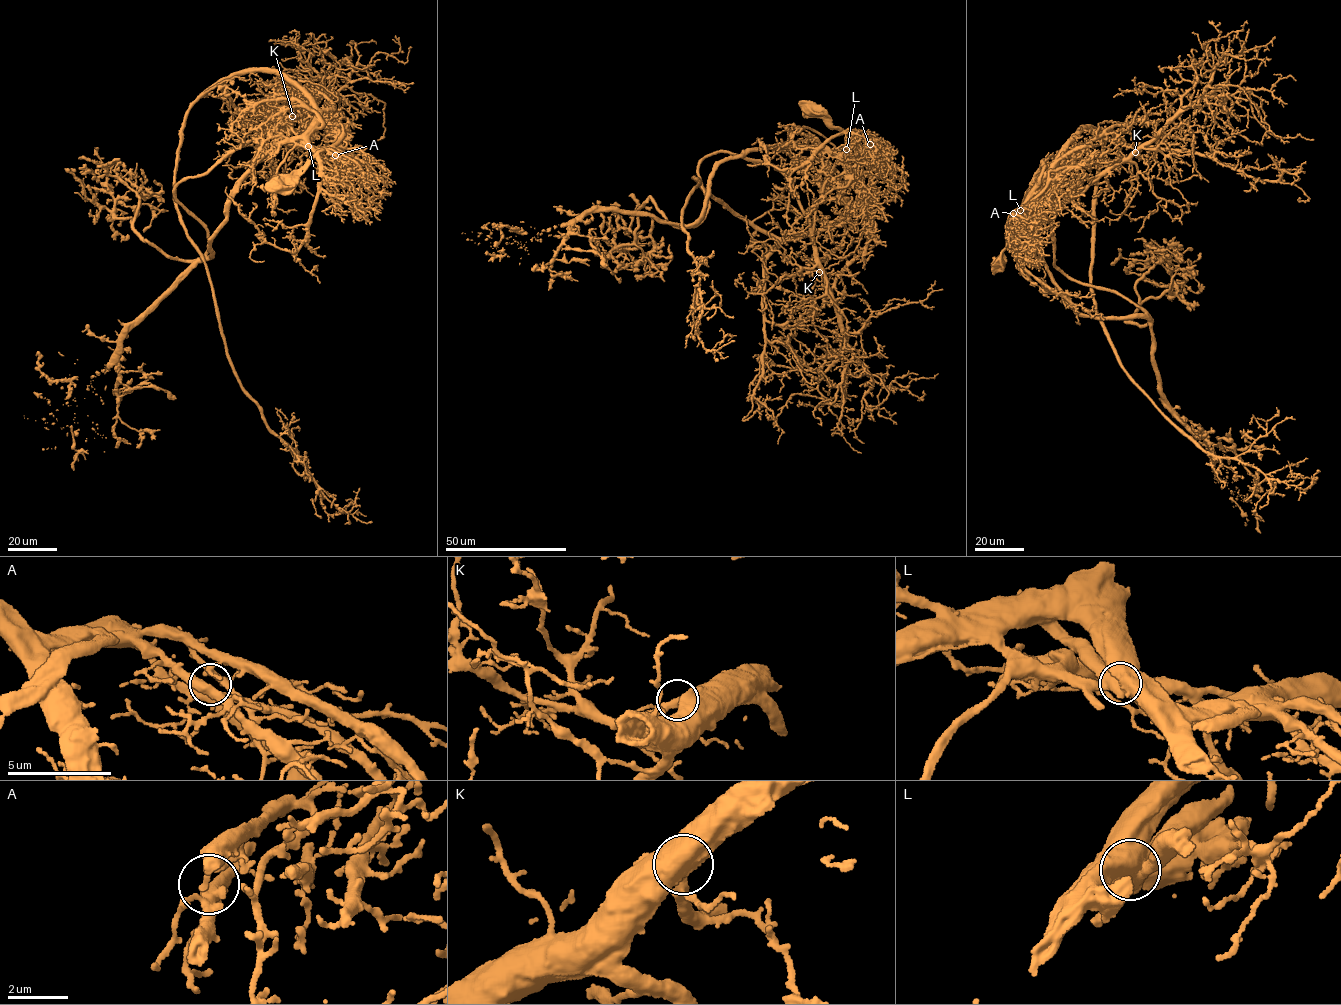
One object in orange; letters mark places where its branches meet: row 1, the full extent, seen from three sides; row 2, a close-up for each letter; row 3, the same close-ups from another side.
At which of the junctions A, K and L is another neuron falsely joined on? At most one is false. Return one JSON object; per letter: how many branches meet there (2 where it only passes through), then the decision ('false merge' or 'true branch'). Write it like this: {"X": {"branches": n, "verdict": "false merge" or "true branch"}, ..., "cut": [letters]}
{"A": {"branches": 3, "verdict": "true branch"}, "K": {"branches": 3, "verdict": "true branch"}, "L": {"branches": 3, "verdict": "false merge"}, "cut": ["L"]}

